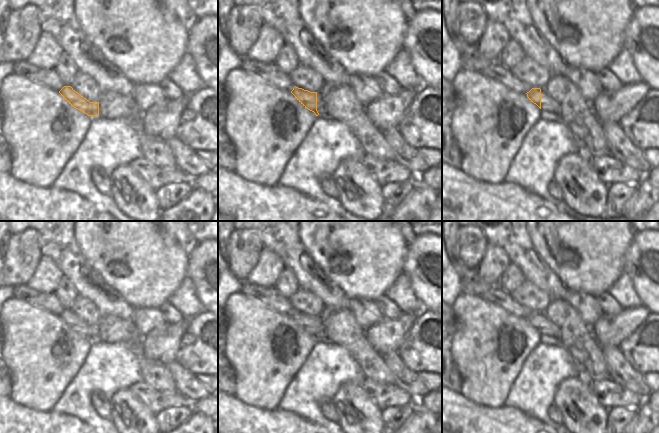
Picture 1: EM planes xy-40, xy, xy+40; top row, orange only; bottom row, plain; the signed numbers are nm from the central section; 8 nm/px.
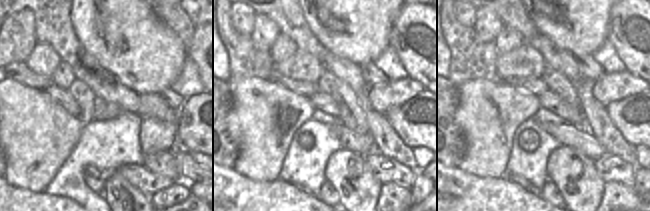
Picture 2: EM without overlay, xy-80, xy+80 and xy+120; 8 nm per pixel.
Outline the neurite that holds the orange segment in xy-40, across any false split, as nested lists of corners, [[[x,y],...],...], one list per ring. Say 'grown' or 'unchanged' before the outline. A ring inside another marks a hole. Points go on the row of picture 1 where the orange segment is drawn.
unchanged; [[[64,86],[59,93],[71,106],[84,112],[88,116],[93,117],[99,114],[99,102],[90,102],[71,86]]]

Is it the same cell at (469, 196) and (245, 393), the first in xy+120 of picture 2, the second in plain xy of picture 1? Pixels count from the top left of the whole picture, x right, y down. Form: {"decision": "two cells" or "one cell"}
{"decision": "two cells"}

